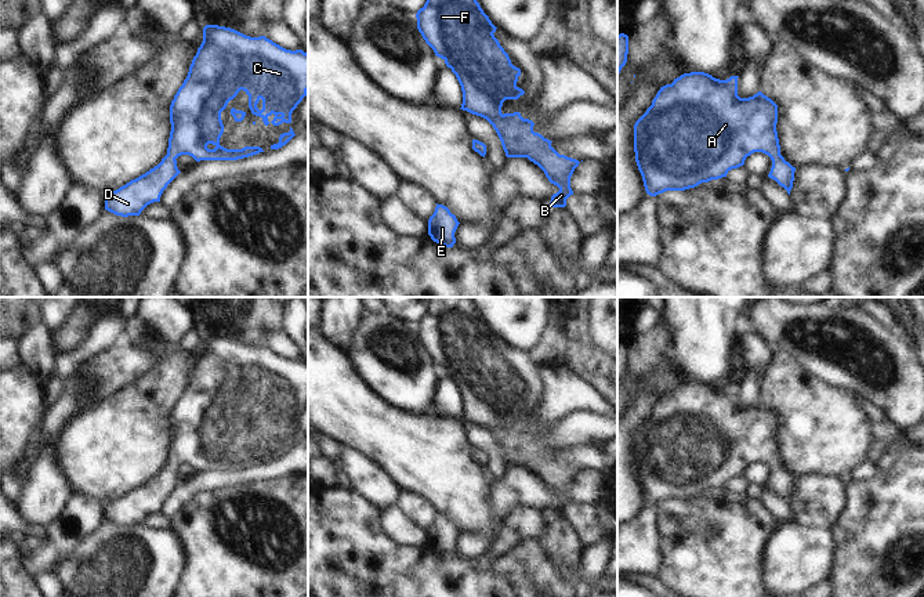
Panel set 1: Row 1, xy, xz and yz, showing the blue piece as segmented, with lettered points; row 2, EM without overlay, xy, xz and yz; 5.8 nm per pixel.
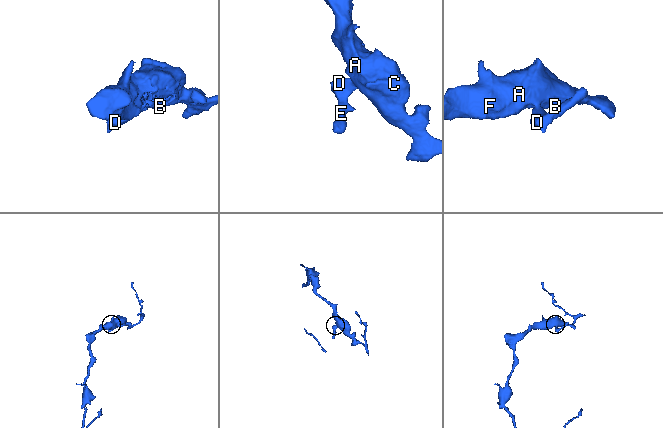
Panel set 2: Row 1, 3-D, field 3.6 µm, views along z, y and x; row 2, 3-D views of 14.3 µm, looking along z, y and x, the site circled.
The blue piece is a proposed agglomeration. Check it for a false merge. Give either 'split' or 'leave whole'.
leave whole

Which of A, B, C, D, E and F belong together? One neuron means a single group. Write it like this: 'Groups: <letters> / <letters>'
Groups: A B C D E F.

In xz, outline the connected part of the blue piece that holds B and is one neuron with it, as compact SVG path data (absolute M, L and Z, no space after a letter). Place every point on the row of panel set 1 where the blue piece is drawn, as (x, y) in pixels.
M427 0L424 7L417 11L416 18L417 29L425 43L434 50L436 57L445 61L446 66L452 69L461 86L463 104L460 109L481 116L493 126L507 158L528 158L530 162L537 164L544 171L548 181L559 188L559 191L551 196L550 206L565 207L566 199L573 195L570 177L580 162L565 155L559 155L551 146L552 141L544 138L539 133L535 133L535 123L529 119L523 119L519 112L501 113L501 106L506 100L518 100L525 94L525 91L517 86L521 69L511 64L508 54L494 37L493 33L497 28L483 12L479 3L477 0Z

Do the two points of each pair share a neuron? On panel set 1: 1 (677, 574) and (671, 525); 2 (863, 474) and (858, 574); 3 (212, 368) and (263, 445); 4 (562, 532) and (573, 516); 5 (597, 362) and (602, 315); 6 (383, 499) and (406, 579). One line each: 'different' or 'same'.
1: same
2: different
3: same
4: different
5: different
6: different

